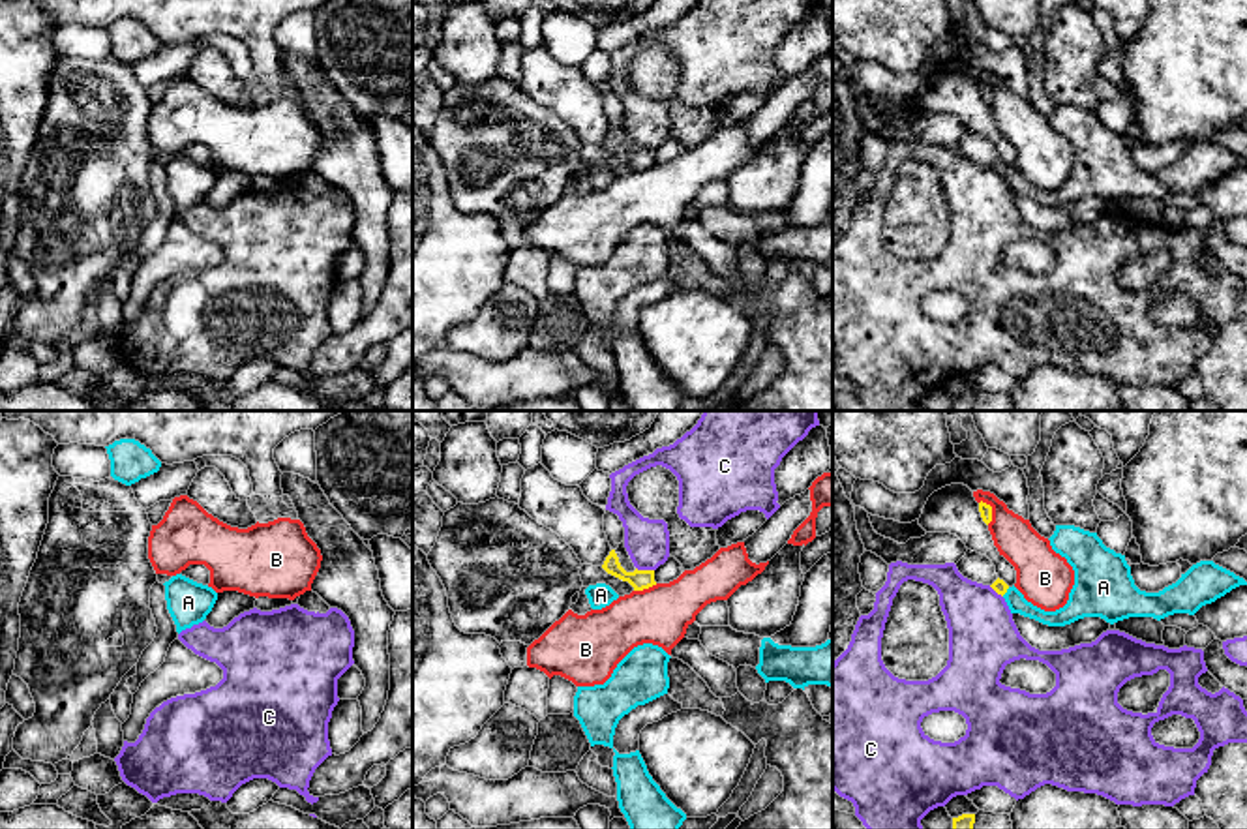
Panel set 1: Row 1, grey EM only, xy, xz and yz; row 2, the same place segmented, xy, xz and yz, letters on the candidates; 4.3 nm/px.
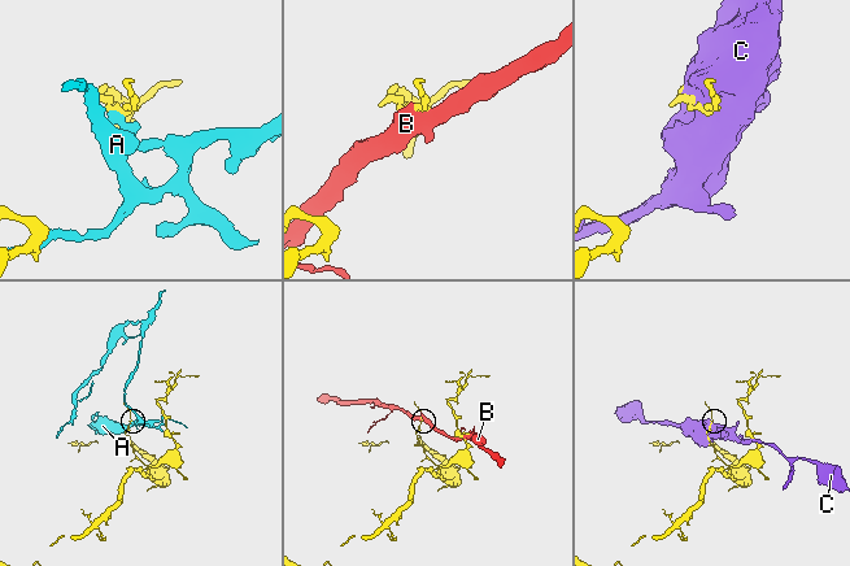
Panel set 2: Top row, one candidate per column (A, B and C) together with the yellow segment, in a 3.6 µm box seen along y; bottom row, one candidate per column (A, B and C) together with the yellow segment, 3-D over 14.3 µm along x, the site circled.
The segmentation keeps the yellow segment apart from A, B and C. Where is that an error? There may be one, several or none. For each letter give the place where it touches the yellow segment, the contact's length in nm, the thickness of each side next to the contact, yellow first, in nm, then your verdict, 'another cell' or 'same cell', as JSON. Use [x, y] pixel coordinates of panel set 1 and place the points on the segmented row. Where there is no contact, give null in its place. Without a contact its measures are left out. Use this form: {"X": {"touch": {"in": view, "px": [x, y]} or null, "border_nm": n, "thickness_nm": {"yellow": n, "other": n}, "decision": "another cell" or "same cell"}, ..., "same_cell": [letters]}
{"A": {"touch": {"in": "yz", "px": [1006, 591]}, "border_nm": 50, "thickness_nm": {"yellow": 60, "other": 80}, "decision": "another cell"}, "B": {"touch": {"in": "yz", "px": [991, 511]}, "border_nm": 120, "thickness_nm": {"yellow": 50, "other": 180}, "decision": "another cell"}, "C": {"touch": {"in": "xz", "px": [646, 571]}, "border_nm": 80, "thickness_nm": {"yellow": 90, "other": 190}, "decision": "another cell"}, "same_cell": []}

